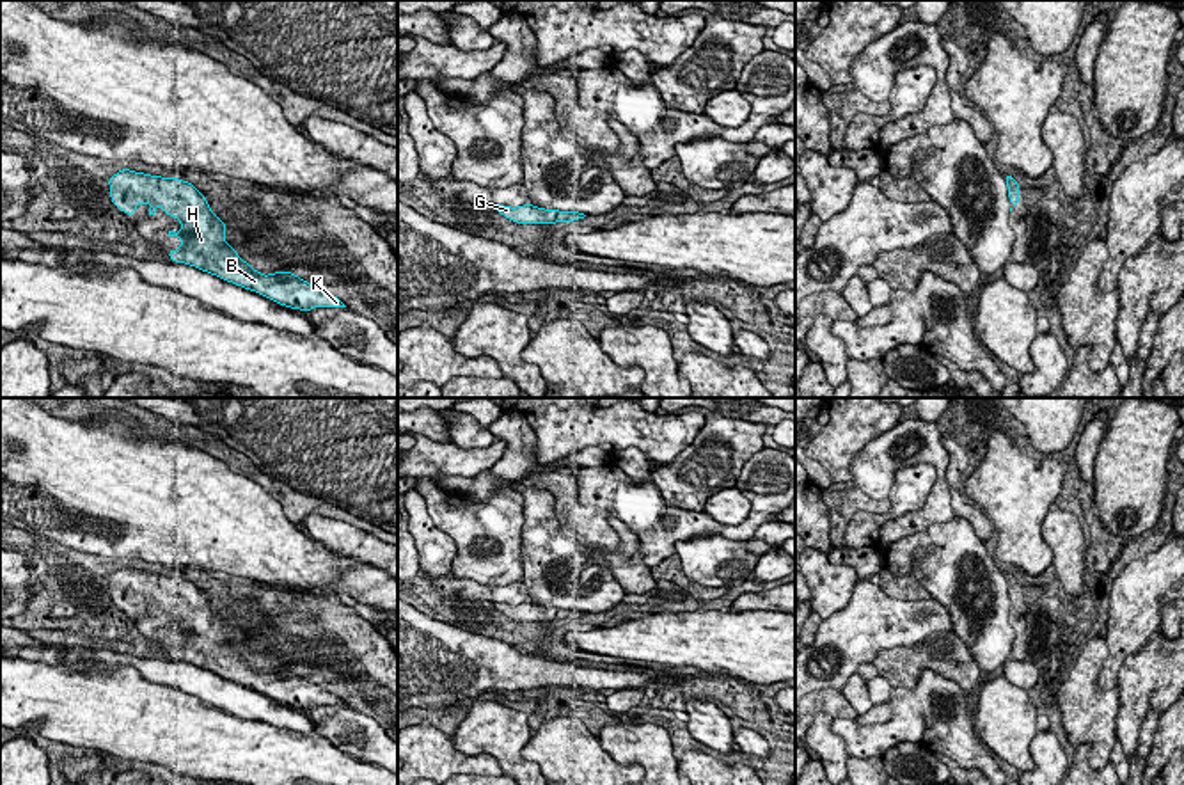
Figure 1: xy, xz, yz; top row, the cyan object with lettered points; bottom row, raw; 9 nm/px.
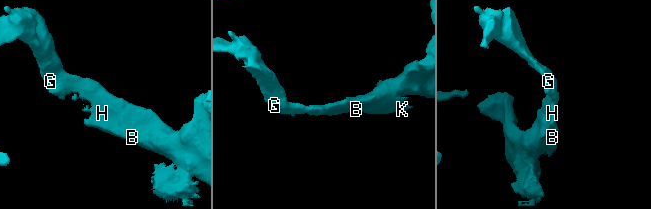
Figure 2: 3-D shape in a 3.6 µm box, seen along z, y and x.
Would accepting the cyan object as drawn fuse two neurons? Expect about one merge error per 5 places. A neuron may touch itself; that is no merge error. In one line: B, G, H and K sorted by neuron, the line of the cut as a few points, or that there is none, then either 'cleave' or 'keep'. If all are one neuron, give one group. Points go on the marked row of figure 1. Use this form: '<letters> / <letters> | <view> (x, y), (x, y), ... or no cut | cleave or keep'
B G H K | no cut | keep

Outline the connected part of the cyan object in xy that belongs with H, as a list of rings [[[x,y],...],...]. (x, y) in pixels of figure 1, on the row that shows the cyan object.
[[[130,169],[114,174],[108,185],[114,206],[126,215],[133,215],[138,204],[149,202],[147,215],[154,217],[158,204],[181,222],[179,233],[169,231],[169,236],[183,240],[178,250],[169,250],[174,263],[192,265],[291,309],[346,307],[337,297],[311,286],[291,272],[263,275],[245,263],[225,243],[225,224],[211,213],[206,197],[195,185]]]

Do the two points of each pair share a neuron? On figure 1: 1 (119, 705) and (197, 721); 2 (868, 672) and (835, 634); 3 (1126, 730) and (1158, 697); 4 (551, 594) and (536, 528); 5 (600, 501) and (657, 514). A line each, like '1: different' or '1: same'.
1: same
2: different
3: same
4: same
5: same

